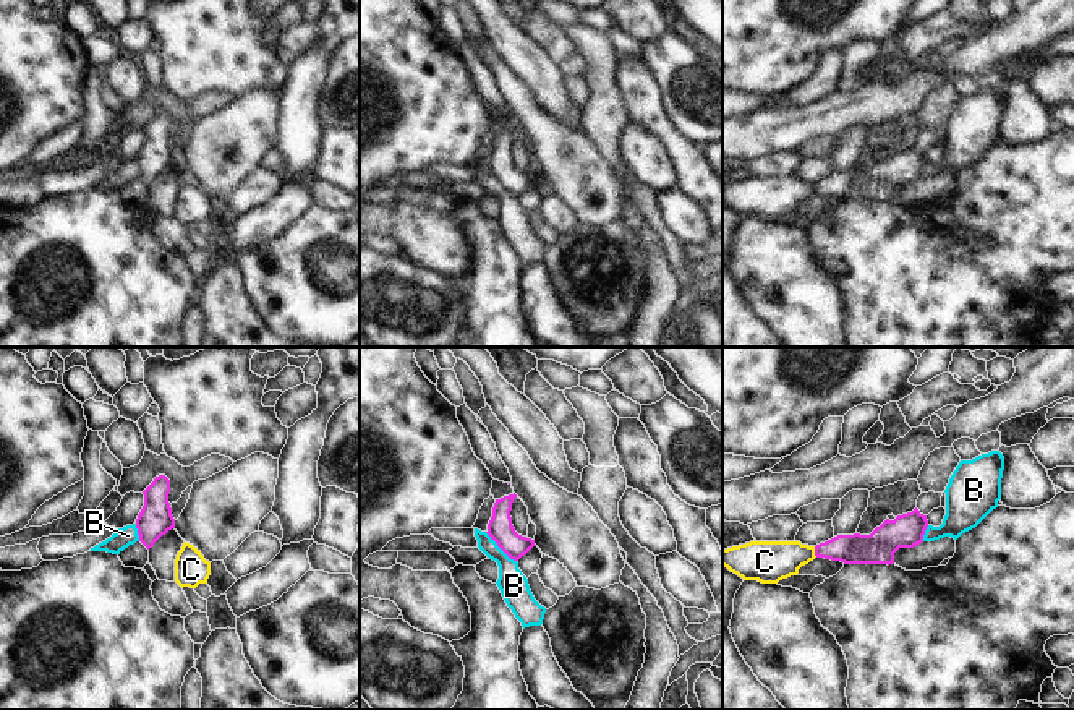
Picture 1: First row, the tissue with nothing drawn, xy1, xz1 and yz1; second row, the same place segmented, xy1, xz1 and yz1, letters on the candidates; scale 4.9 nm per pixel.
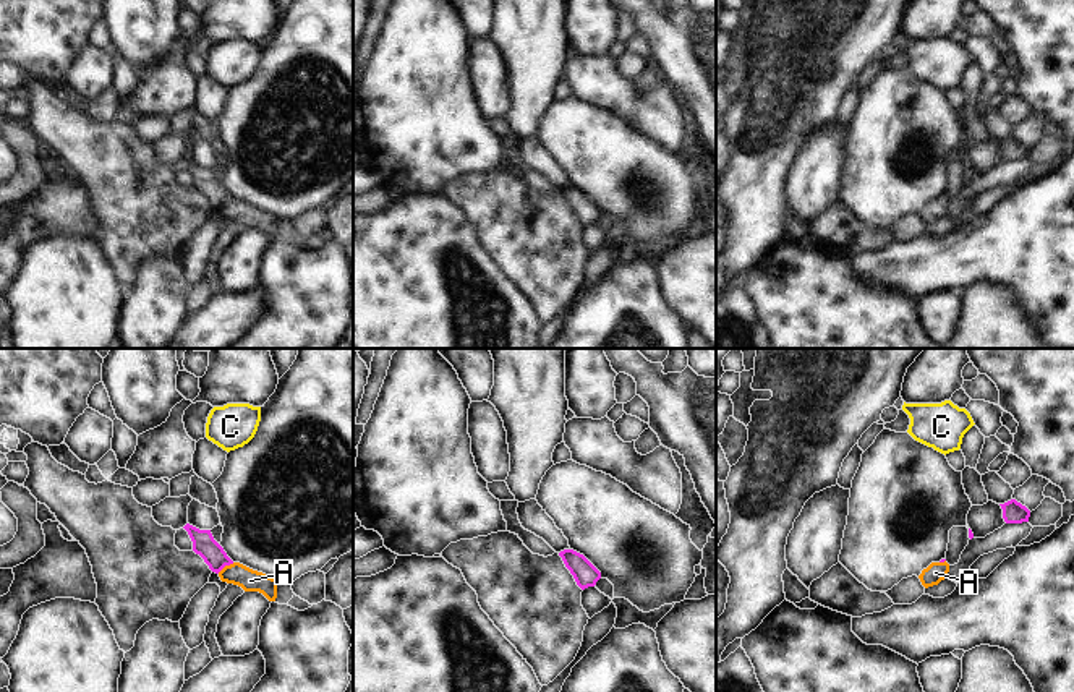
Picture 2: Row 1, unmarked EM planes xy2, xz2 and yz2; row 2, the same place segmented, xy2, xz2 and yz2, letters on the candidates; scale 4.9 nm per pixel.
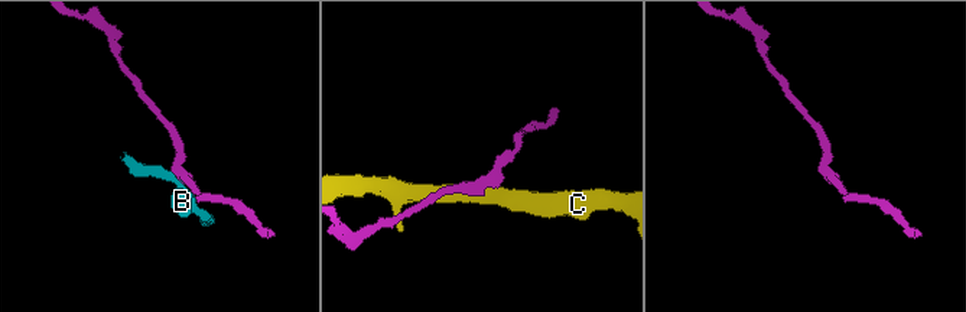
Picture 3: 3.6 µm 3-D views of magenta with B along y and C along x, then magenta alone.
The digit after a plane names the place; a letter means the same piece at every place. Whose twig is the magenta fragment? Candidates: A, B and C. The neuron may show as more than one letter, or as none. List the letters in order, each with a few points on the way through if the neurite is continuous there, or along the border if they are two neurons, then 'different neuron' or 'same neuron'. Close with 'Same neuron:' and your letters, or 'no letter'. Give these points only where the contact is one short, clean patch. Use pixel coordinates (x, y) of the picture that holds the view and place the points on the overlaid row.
A: way xy2 (204, 545), (225, 564), (250, 580); same neuron
B: border xz1 (485, 532), (515, 561); different neuron
C: border yz1 (814, 547), (817, 556); different neuron
Same neuron: A

